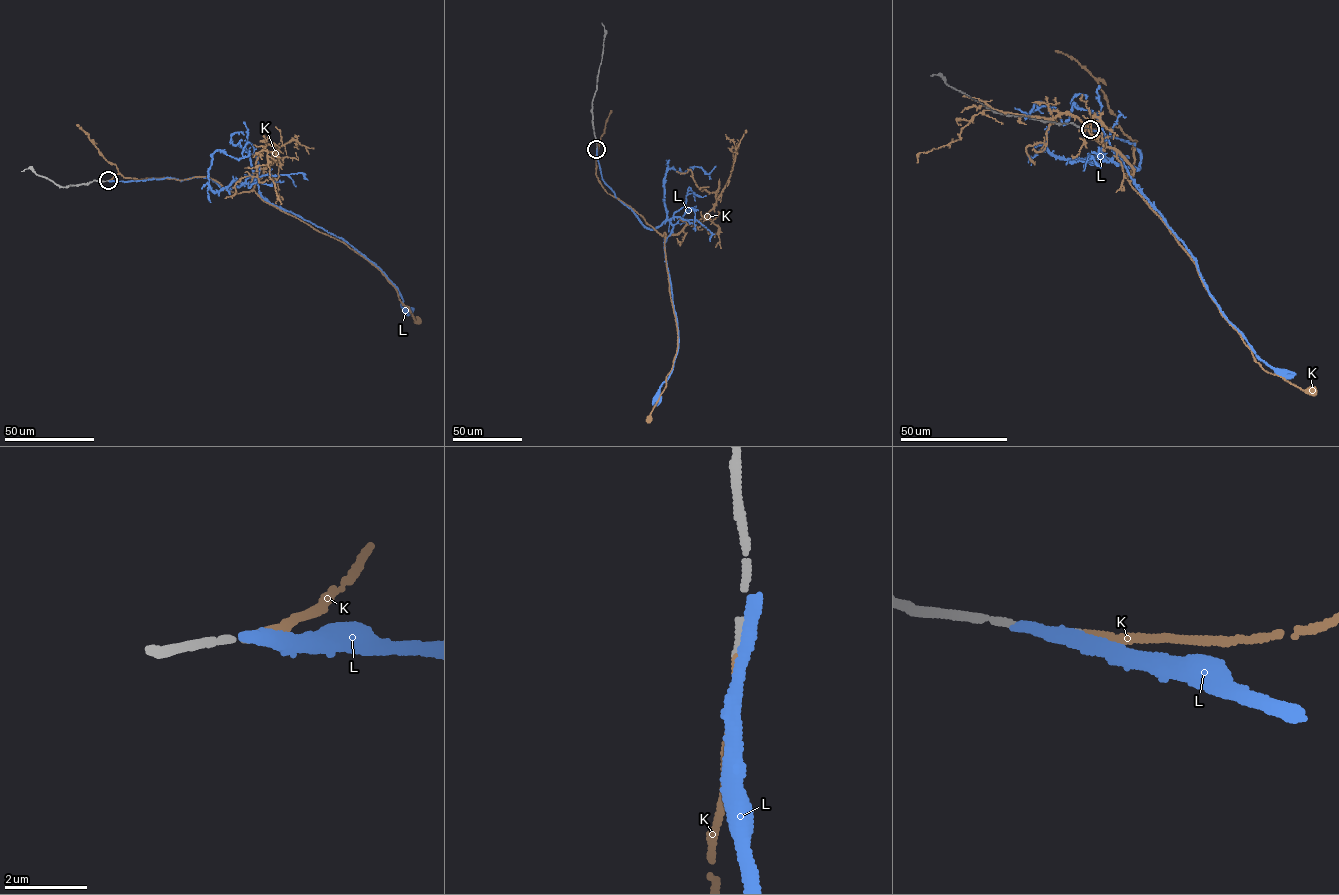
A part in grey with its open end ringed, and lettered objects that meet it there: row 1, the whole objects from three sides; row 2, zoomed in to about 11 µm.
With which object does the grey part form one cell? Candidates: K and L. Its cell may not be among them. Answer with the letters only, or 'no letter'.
K

